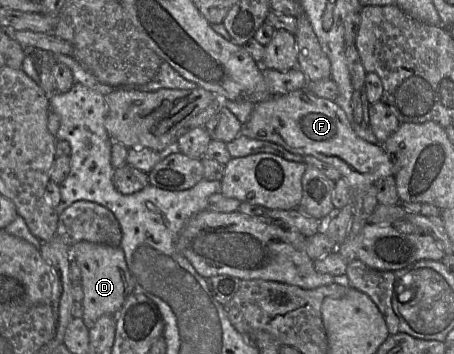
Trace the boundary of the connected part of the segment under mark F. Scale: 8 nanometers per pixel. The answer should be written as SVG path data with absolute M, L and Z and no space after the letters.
M299 89L254 104L254 110L242 133L249 138L281 145L287 151L301 156L314 156L336 168L351 188L351 201L320 220L319 232L326 234L337 246L347 235L354 202L361 189L381 178L394 176L395 164L381 144L371 144L352 129L344 111L334 102L318 97L307 89Z

